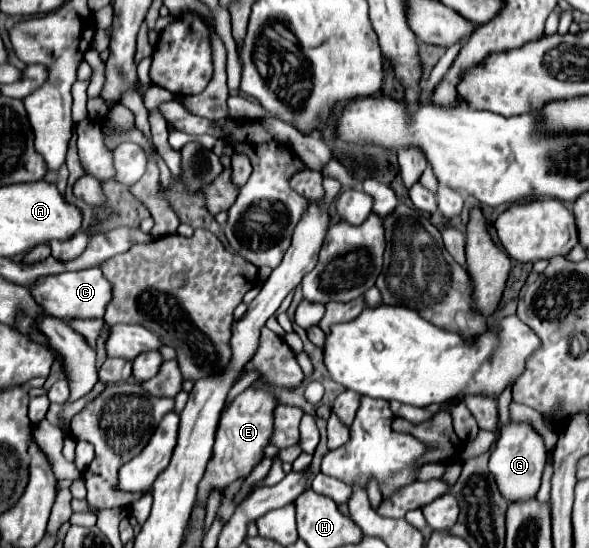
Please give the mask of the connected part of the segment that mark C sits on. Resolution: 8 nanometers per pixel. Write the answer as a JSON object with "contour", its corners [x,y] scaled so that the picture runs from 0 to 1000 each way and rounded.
{"contour":[[[148,489],[134,496],[107,496],[97,504],[80,504],[53,522],[53,536],[66,558],[73,558],[87,577],[97,580],[138,580],[138,584],[175,584],[182,555],[192,544],[192,522],[178,511],[171,489]]]}

